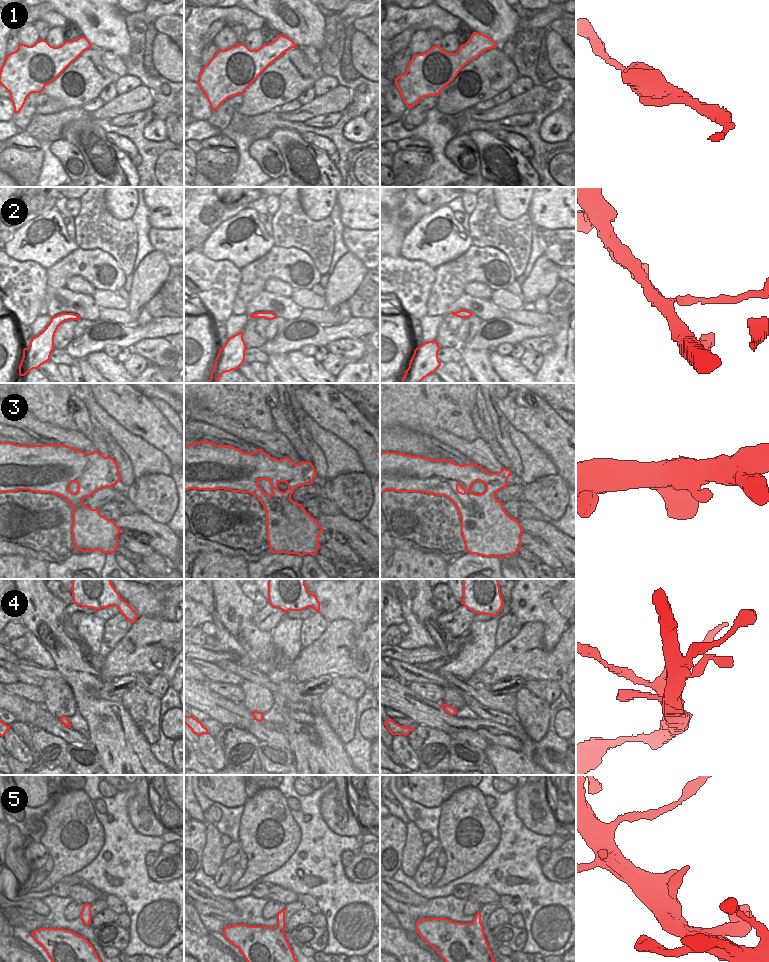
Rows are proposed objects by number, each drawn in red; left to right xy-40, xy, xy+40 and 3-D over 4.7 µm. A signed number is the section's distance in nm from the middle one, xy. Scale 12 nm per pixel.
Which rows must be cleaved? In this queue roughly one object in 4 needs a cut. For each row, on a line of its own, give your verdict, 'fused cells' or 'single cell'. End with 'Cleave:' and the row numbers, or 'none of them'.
1: single cell
2: single cell
3: single cell
4: single cell
5: single cell
Cleave: none of them

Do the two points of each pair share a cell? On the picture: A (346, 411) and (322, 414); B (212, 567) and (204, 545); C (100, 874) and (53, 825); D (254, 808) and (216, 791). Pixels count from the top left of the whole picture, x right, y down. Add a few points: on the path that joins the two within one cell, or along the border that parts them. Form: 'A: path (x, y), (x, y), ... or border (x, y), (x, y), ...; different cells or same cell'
A: path (340, 412), (328, 412); same cell
B: border (194, 552), (219, 552), (230, 557); different cells
C: border (103, 843), (96, 857), (73, 873); different cells
D: border (247, 799), (243, 805); different cells

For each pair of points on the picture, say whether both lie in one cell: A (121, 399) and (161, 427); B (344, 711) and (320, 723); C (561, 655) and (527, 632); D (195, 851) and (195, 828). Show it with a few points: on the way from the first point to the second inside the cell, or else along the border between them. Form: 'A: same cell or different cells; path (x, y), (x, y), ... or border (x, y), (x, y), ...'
A: same cell; path (131, 409), (151, 425)
B: different cells; border (320, 712), (340, 740)
C: same cell; path (547, 657), (529, 657), (524, 652), (526, 646)
D: same cell; path (195, 845), (195, 834)

